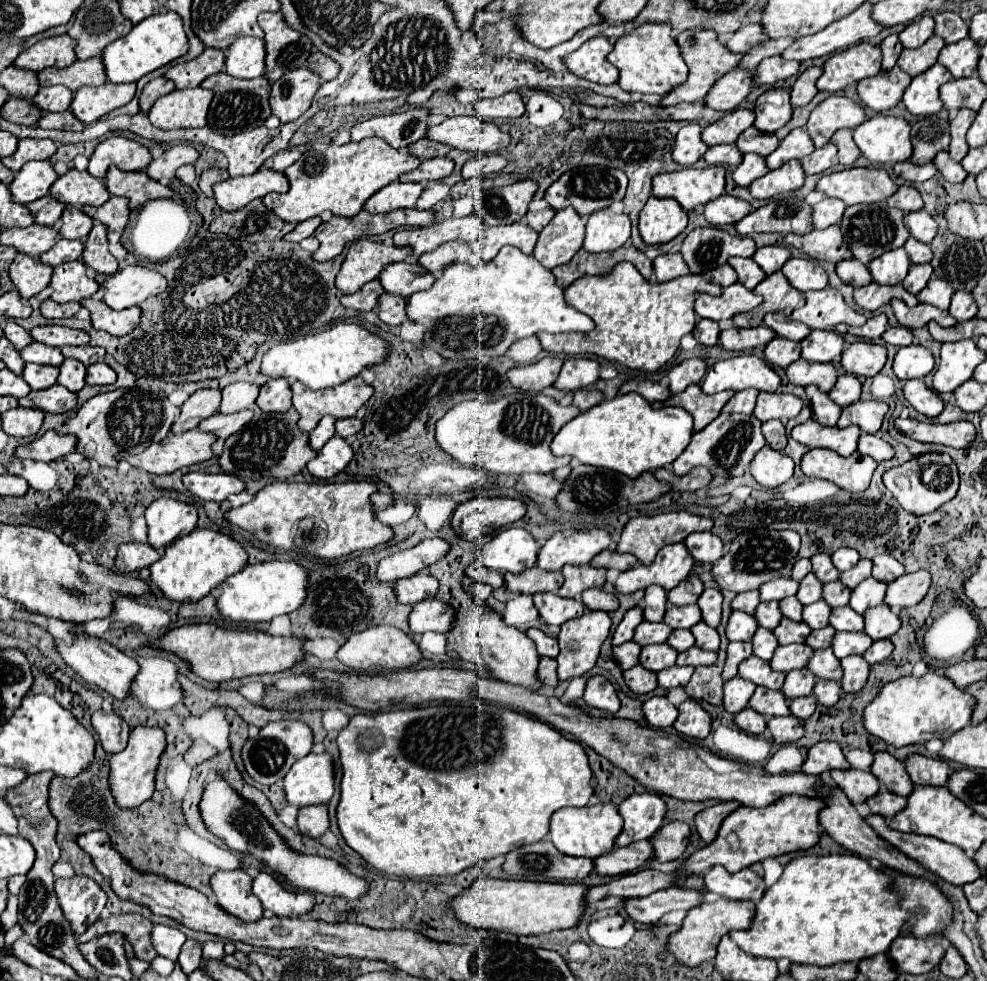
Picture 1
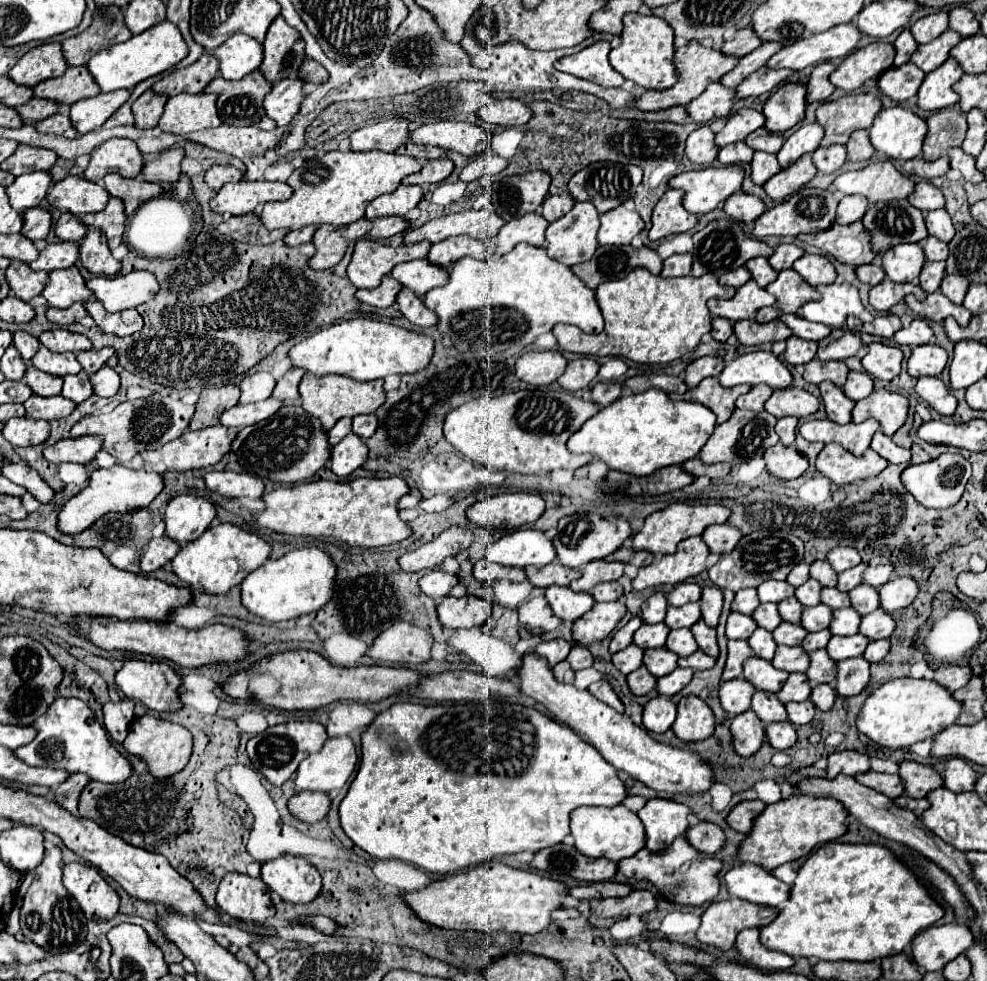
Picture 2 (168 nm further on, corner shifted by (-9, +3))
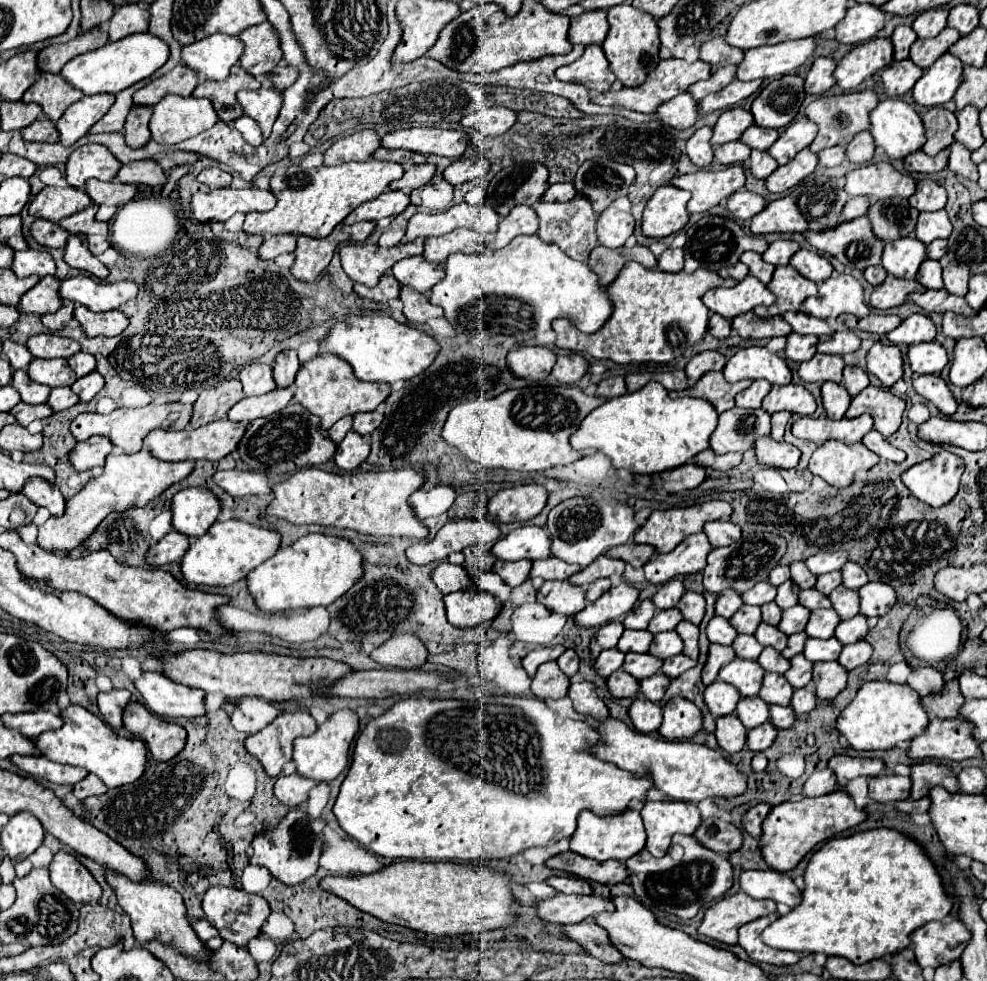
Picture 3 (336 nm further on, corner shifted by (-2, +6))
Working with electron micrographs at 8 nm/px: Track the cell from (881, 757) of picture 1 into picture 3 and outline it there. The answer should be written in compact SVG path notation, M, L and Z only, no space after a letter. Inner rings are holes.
M915 763L911 765L911 799L921 799L929 793L931 787L941 785L951 793L959 791L959 785L955 783L955 773L949 771L949 767L939 763Z

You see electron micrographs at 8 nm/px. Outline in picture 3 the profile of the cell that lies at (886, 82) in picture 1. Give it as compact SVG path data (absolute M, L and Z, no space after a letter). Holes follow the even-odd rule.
M911 59L893 61L877 73L877 87L881 87L889 97L901 97L911 91L917 79L923 75L923 69L917 67Z

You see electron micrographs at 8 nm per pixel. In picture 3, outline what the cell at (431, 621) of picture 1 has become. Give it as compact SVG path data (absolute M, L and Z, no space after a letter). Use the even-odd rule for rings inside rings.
M465 589L443 597L447 619L453 627L477 627L491 621L501 605L481 589Z

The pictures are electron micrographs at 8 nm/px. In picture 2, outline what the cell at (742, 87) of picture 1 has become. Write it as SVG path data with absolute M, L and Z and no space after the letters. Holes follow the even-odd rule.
M714 82L686 106L686 112L696 124L708 124L714 118L726 118L732 104L734 88L724 88L720 82Z

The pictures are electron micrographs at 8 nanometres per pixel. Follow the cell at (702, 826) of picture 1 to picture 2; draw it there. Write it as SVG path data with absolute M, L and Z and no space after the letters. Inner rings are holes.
M746 800L746 802L740 802L728 816L728 824L738 830L738 832L744 832L748 834L752 830L752 824L754 824L754 818L758 814L762 814L762 810L766 808L766 804L762 800Z

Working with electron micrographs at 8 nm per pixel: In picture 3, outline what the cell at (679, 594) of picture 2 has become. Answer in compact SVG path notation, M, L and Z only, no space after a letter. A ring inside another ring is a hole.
M673 579L669 583L665 583L655 595L653 595L653 603L657 609L671 609L679 603L679 599L683 597L685 587L679 579Z

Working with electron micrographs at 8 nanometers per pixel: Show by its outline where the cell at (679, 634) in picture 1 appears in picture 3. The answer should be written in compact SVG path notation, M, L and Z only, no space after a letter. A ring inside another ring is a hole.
M665 631L665 633L655 635L655 639L649 647L649 653L655 657L661 657L661 659L667 659L671 655L679 655L681 651L683 651L683 641L679 639L677 631Z

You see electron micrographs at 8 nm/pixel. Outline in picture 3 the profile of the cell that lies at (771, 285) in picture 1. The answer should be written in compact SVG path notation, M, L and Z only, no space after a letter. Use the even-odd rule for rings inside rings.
M791 265L777 267L771 283L767 285L777 301L769 307L757 307L753 309L759 317L773 317L773 315L783 315L785 311L799 311L799 305L803 299L817 295L817 285L803 275L799 275Z

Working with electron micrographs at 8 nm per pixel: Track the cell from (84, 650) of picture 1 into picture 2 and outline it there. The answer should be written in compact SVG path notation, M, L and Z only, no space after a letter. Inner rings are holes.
M128 660L116 674L118 688L130 700L138 700L156 712L174 712L182 708L178 688L182 684L176 670L166 662Z

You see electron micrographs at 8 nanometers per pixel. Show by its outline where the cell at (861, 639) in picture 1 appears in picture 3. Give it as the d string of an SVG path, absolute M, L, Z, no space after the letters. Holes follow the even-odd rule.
M831 637L831 639L807 639L807 647L803 651L803 655L817 663L817 661L835 661L839 659L843 649L843 643L839 643L839 639Z

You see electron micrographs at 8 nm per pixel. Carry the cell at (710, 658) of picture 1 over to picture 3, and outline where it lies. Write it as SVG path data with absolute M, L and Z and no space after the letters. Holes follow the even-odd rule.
M679 653L679 655L675 655L675 657L669 657L669 659L663 663L661 671L663 671L667 677L673 679L673 677L679 677L681 673L689 671L691 667L695 667L695 661L693 661L691 657L687 657L687 655Z

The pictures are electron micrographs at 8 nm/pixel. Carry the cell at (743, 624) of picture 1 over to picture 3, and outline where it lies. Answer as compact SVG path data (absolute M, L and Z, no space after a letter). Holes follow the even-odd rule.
M713 617L707 625L707 637L711 643L723 643L723 645L731 645L733 639L737 637L737 629L731 625L729 619L723 617Z

